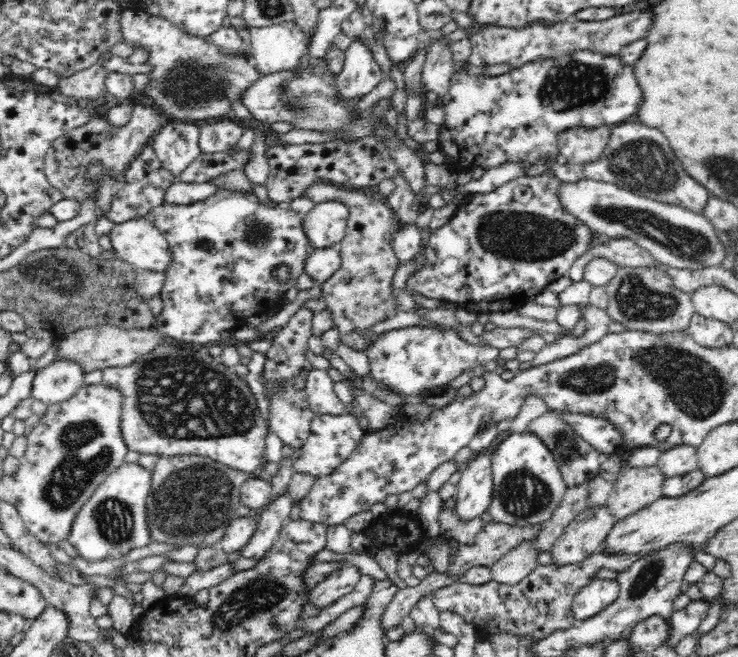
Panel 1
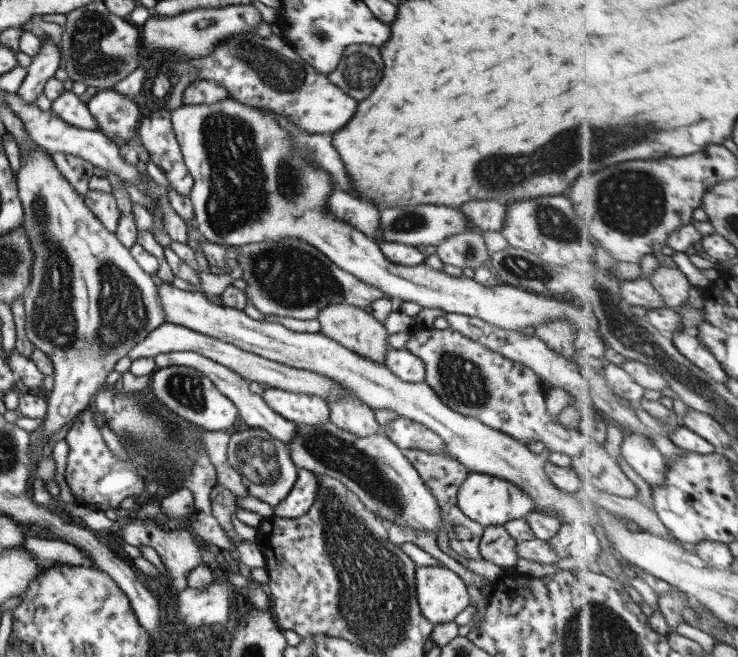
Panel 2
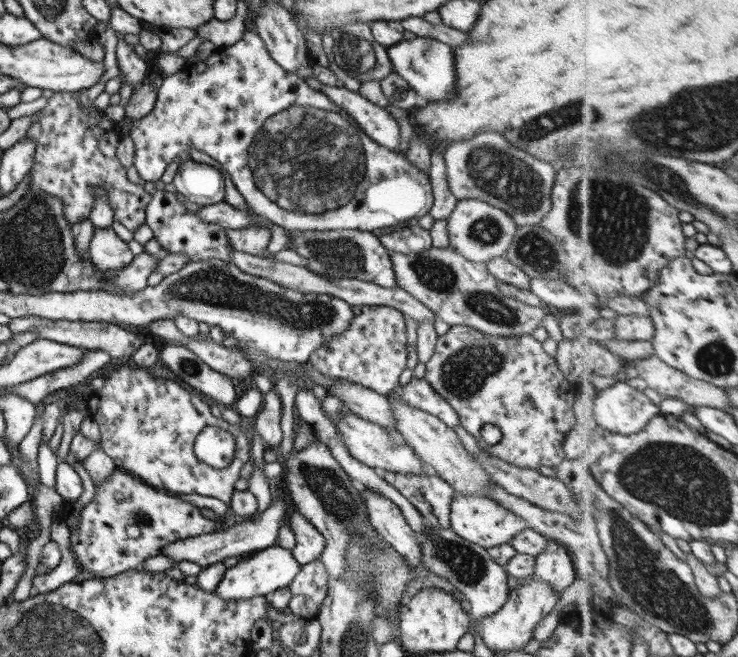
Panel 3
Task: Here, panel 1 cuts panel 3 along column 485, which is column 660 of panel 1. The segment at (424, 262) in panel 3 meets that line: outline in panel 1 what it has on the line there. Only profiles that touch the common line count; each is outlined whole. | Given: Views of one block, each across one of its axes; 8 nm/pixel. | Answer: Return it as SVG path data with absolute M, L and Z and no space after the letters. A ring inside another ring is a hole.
M662 263L649 267L619 267L605 289L609 298L607 314L628 330L654 334L687 331L695 314L691 295L672 285L672 277Z

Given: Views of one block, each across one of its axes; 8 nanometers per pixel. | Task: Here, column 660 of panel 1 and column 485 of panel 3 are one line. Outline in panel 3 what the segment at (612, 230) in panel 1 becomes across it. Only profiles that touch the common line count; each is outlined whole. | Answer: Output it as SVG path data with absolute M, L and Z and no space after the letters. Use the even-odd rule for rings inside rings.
M474 198L457 201L446 221L449 246L474 262L487 263L497 256L503 256L517 231L516 223L509 214L483 200Z

